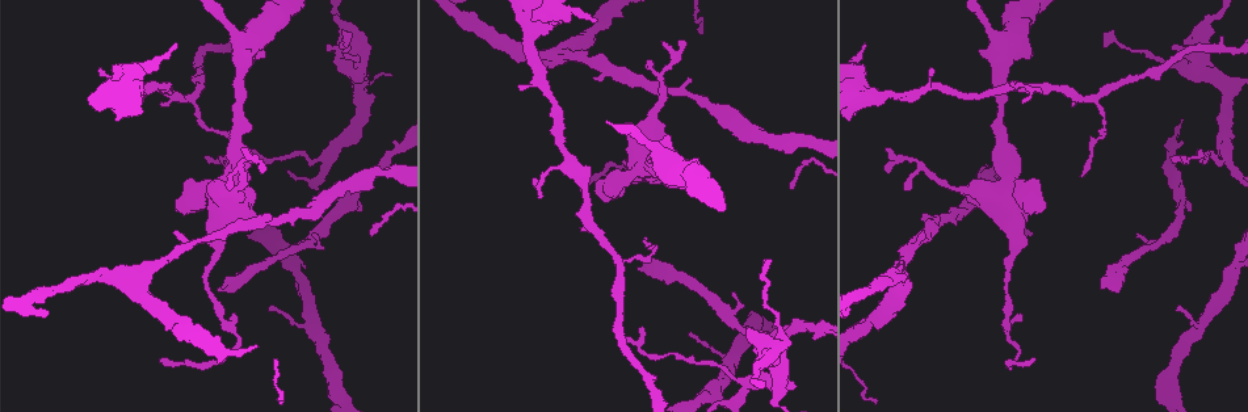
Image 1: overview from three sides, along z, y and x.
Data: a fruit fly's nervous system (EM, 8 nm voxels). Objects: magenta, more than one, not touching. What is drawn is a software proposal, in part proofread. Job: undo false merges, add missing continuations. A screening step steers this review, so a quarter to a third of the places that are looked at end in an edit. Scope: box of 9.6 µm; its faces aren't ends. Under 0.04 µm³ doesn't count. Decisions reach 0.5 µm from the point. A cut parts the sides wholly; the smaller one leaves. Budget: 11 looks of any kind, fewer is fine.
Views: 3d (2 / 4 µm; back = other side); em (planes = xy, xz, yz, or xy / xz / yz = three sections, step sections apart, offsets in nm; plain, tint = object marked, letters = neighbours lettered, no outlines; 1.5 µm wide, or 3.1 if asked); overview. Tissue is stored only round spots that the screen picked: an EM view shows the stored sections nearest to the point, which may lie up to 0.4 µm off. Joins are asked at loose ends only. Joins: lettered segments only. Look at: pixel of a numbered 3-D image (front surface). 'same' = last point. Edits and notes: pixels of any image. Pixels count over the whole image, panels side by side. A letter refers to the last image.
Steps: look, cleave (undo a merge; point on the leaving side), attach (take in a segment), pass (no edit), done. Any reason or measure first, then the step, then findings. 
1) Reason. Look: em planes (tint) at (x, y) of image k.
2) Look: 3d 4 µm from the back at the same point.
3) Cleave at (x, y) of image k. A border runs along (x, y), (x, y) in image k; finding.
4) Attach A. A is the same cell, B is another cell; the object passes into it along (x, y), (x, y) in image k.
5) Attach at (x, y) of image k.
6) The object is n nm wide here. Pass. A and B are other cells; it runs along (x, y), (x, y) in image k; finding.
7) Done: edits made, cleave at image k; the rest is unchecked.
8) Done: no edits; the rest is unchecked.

Free end. Look: em planes (letters) at (887, 170) of image 1.

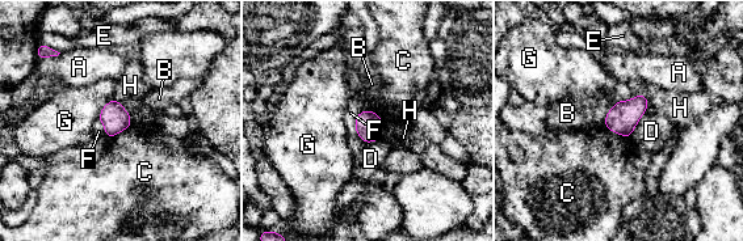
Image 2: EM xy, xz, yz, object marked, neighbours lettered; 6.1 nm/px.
Pass. A, B, C, D, E, F, G and H are other cells; none of them fits.

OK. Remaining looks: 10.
Thin neck. Look: em planes (letters) at (623, 73) of image 1.

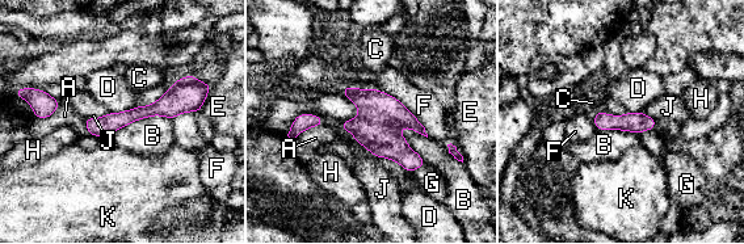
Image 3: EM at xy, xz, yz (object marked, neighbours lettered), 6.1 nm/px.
The longest contact is with F, 600 nm. Pass. A, B, C, D, E, F, G, H, J and K are other cells; a border runs along (400, 127), (399, 133), (427, 165) in image 3; one neuron here.

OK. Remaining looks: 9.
Thin neck. Look: em planes (tint) at (207, 287) of image 1.

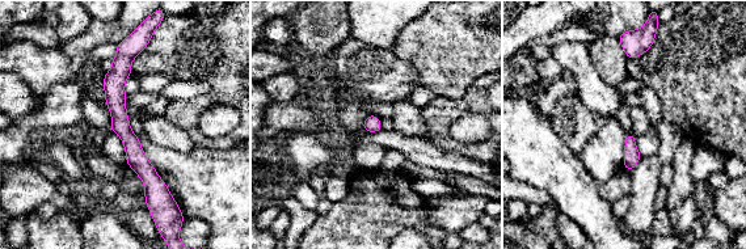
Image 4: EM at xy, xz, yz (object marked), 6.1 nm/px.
Look: em planes (letters) at the same point.

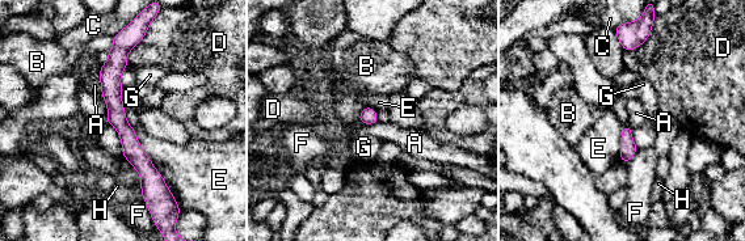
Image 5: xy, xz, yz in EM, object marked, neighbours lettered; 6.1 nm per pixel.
The longest contact is with E, 480 nm. Pass. A, B, C, D, E, F, G and H are other cells; it runs along (127, 39), (113, 100), (148, 191) in image 5; all the same neuron.

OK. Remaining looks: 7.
Branch stops here. Look: 3d 4 µm at (362, 209) of image 1.

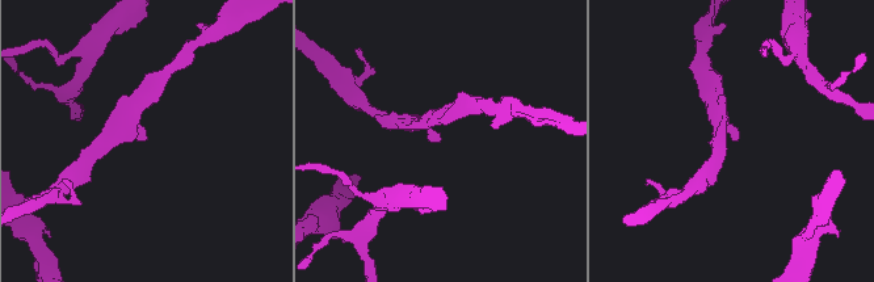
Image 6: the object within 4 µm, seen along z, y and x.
Now the EM. Look: em planes (letters) at (144, 138) of image 6.

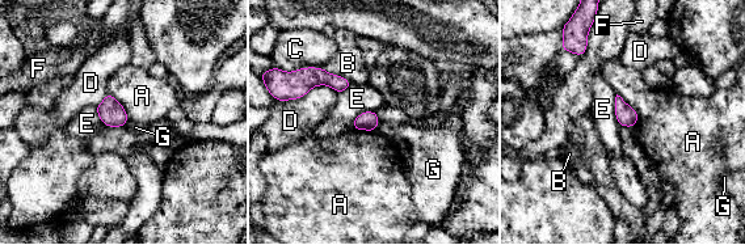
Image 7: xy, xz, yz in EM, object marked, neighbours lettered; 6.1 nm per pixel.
The object is 120 nm wide here. Pass. A, B, C, D, E, F and G are other cells; a border runs along (379, 121), (374, 130) in image 7; none of them fits.

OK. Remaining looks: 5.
Done: no edits; the rest is unchecked.

